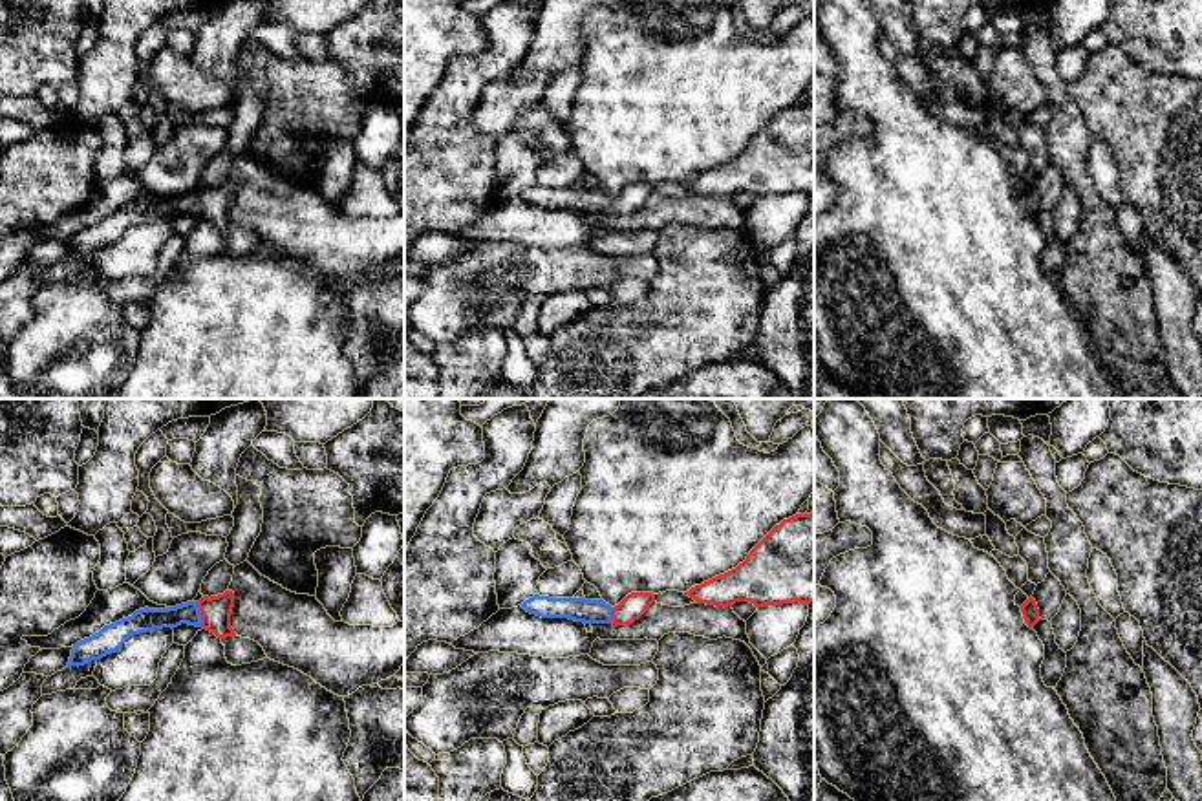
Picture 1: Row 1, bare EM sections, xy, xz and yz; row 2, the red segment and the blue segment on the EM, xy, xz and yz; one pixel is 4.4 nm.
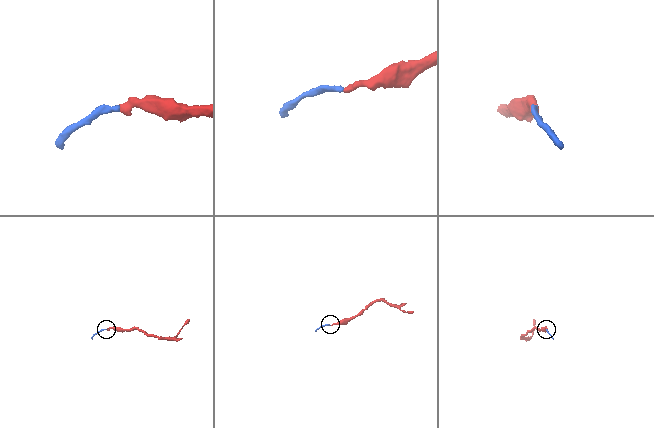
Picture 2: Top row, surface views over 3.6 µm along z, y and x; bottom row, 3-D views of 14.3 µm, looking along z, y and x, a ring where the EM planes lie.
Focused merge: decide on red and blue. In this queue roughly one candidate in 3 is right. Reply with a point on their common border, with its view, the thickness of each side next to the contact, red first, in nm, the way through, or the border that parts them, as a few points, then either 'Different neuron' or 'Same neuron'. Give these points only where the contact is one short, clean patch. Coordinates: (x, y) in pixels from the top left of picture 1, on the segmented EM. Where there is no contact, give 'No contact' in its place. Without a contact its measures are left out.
Touches red at xy (202, 615). Thickness 130 nm (red) against 100 nm. Path across: xy (214, 611), (202, 615), (189, 613). Same neuron

